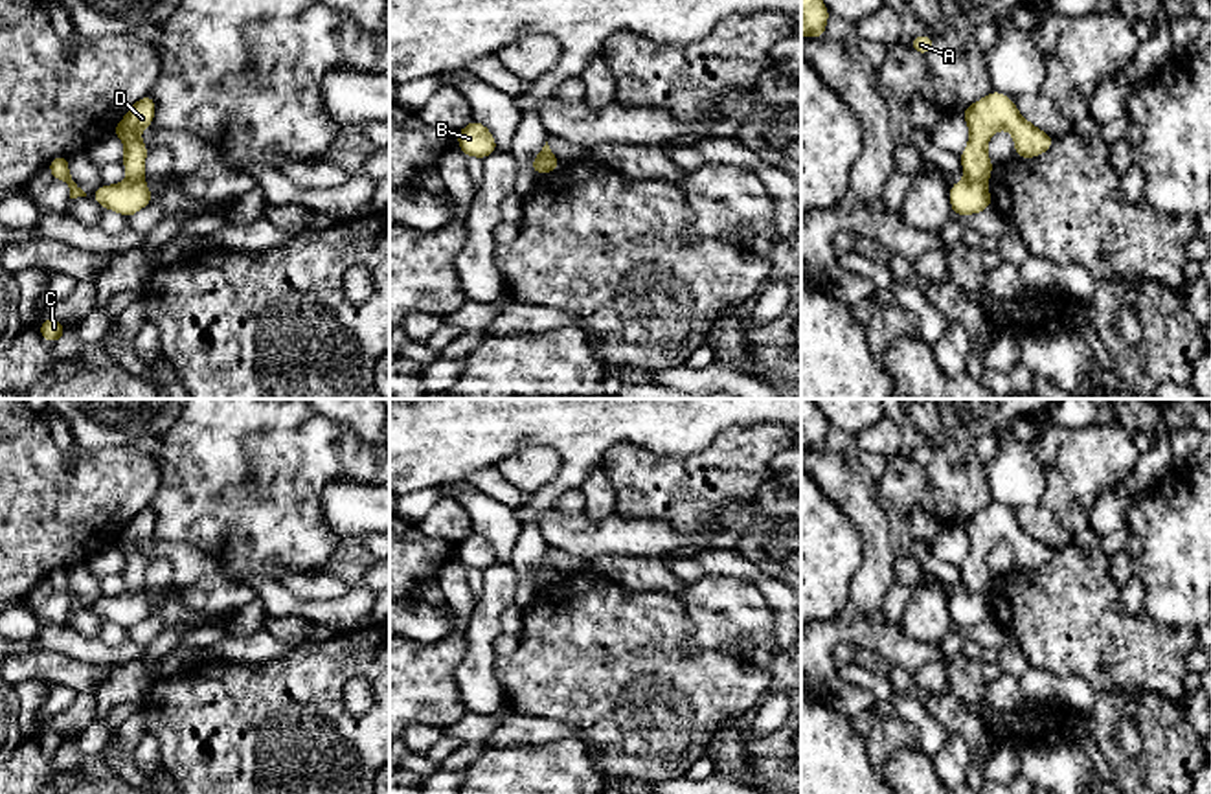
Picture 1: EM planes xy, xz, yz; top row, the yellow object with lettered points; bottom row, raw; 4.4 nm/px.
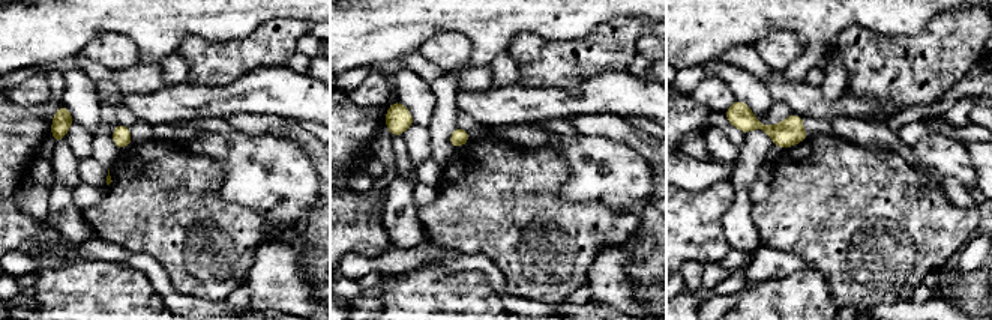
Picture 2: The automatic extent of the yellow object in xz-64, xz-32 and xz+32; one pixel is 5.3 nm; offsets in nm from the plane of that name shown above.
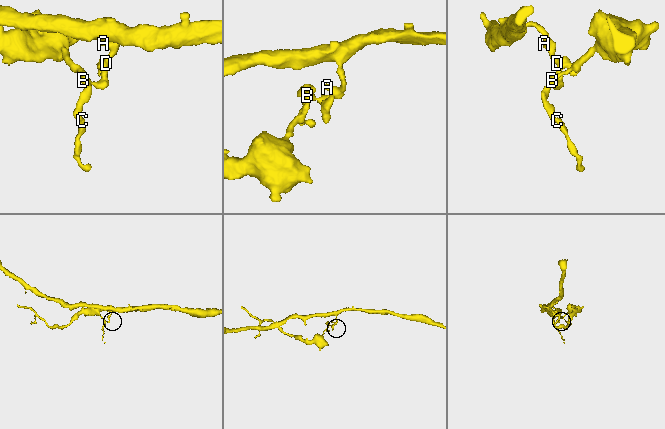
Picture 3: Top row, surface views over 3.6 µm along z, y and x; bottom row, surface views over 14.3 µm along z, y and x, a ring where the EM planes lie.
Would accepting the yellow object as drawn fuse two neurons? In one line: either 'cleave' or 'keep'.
cleave

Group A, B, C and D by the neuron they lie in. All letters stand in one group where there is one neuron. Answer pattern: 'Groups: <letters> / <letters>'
Groups: A D / B C

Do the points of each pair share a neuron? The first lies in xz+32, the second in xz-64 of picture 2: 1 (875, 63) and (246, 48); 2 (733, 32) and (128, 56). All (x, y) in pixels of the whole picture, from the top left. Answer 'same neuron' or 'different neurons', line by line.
1: same neuron
2: different neurons

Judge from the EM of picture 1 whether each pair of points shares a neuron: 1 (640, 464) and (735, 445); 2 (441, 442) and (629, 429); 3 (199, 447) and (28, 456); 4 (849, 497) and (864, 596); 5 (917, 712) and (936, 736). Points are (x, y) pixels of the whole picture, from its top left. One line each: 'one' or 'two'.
1: one
2: one
3: two
4: one
5: one

